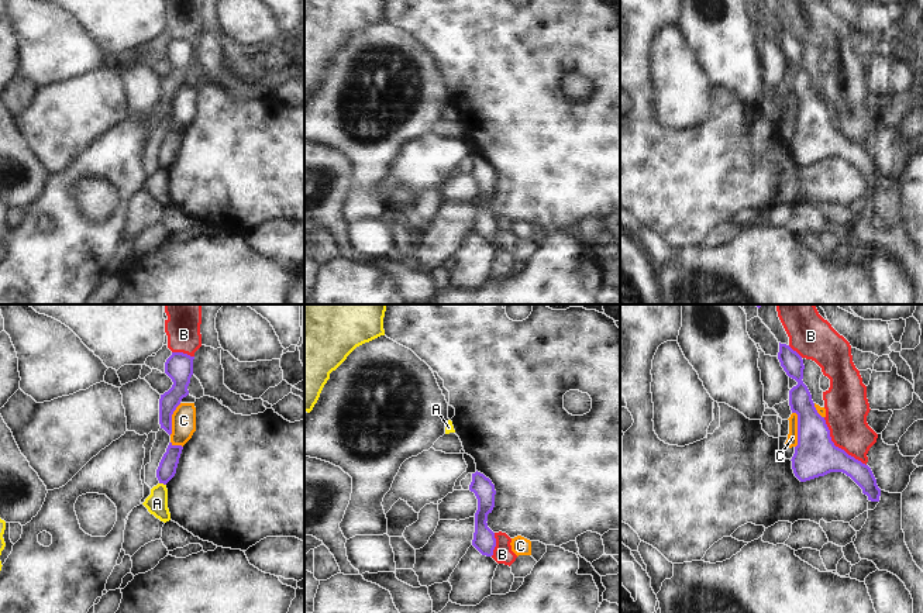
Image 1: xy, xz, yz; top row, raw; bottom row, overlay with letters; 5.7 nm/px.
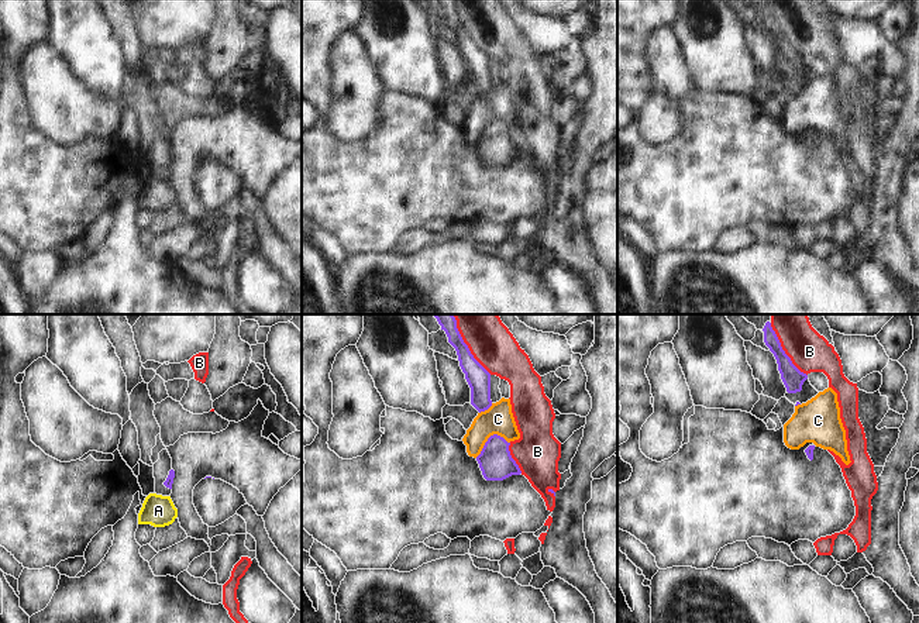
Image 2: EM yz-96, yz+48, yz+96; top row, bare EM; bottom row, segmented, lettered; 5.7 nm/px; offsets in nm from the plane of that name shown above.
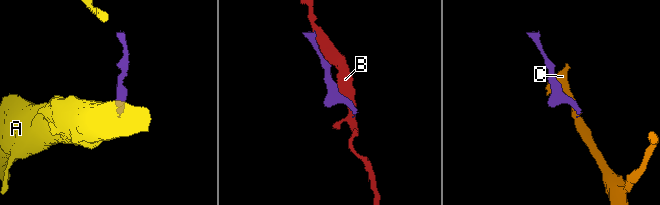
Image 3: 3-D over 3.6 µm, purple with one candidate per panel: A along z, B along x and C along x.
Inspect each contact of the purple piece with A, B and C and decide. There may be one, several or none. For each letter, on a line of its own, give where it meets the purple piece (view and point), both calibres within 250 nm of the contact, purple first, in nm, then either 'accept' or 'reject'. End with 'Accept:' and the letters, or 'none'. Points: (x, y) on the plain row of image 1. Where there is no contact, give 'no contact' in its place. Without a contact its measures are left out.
A: xy (162, 166) | 110/130 nm | reject
B: yz (837, 131) | 240/240 nm | reject
C: yz (798, 113) | 240/60 nm | reject
Accept: none

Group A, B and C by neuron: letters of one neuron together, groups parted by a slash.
A / B / C

